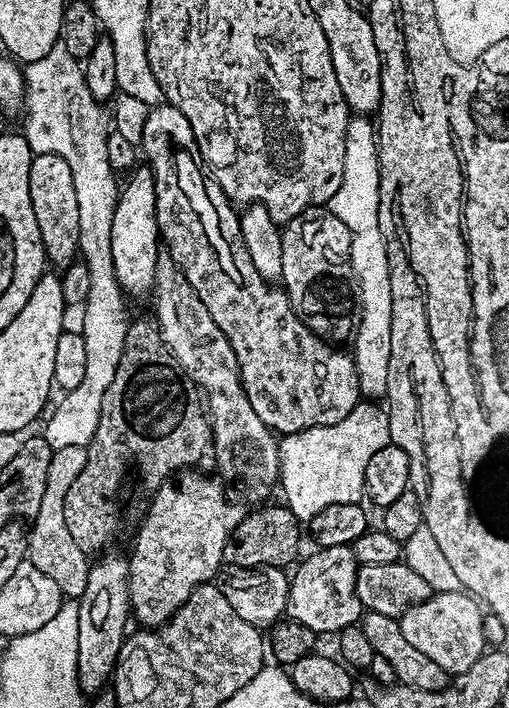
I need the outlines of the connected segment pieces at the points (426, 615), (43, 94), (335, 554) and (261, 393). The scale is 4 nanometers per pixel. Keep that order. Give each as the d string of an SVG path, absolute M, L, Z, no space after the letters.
M437 592L429 600L410 606L398 619L402 635L426 658L438 662L442 670L459 674L470 670L474 662L486 651L484 643L485 613L481 605L469 593Z
M62 46L53 48L46 58L38 58L38 62L30 62L26 66L26 75L22 80L22 104L26 111L23 113L24 122L28 125L26 139L35 155L58 154L66 158L70 166L70 174L76 179L76 193L78 194L78 226L80 227L80 250L82 260L77 260L61 273L62 296L65 306L70 304L85 304L85 330L83 336L86 344L86 374L84 382L79 383L74 390L70 390L63 397L65 399L52 412L52 421L42 428L42 435L46 442L52 444L53 449L62 446L83 444L87 446L92 441L94 430L98 430L100 417L100 403L106 394L106 386L114 378L114 370L118 358L122 358L124 345L124 300L125 292L120 289L118 278L114 274L114 258L110 256L110 226L114 222L114 206L118 195L118 180L108 173L112 160L108 157L108 124L100 117L101 101L93 100L90 90L86 86L83 67L78 66L77 60Z
M347 544L317 547L315 551L313 556L305 555L295 565L296 573L291 573L286 616L289 620L310 626L310 630L318 634L338 634L347 624L357 623L362 616L360 600L356 596L356 555Z
M167 102L151 107L143 125L143 138L140 146L149 160L147 160L147 163L155 174L156 221L159 224L161 241L163 242L165 251L182 270L182 274L186 274L186 278L190 282L190 286L194 286L198 298L202 298L202 306L206 306L206 310L210 310L210 318L214 318L214 322L218 322L218 330L222 330L222 334L226 334L226 338L238 358L240 381L246 390L246 398L250 398L250 406L254 406L254 414L258 414L258 418L262 418L262 422L267 428L271 428L273 433L276 434L305 432L307 428L314 428L318 424L342 422L342 418L346 418L346 414L350 414L350 410L354 410L354 406L361 403L362 400L360 387L358 386L356 363L352 361L351 355L349 355L347 351L339 352L339 350L336 349L339 347L333 346L329 341L321 340L319 336L314 335L312 331L300 321L299 316L296 315L295 310L290 306L288 296L284 293L283 289L270 286L269 281L264 280L258 274L258 270L254 270L254 262L250 262L250 254L246 250L246 242L242 238L237 209L214 182L208 183L209 185L207 186L205 180L201 178L204 172L199 164L201 161L200 149L197 146L197 140L194 138L194 132L186 116L182 114L177 107Z

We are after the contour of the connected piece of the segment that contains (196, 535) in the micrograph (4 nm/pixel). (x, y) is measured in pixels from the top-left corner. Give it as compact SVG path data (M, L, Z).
M181 470L155 485L156 493L128 556L128 603L135 623L140 623L137 625L159 628L195 588L217 579L226 542L234 526L242 522L246 508L224 500L221 481L216 480L207 480L200 470Z

